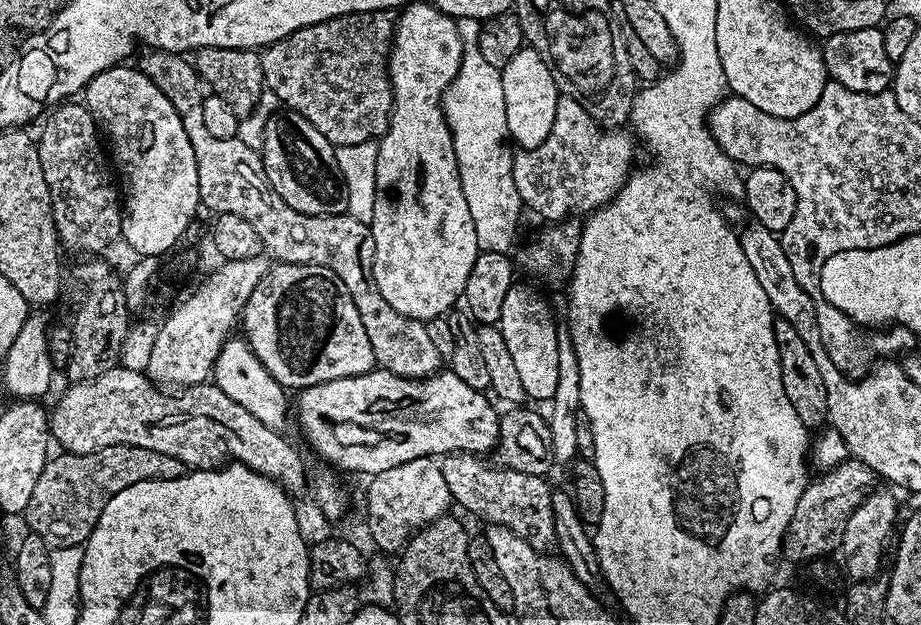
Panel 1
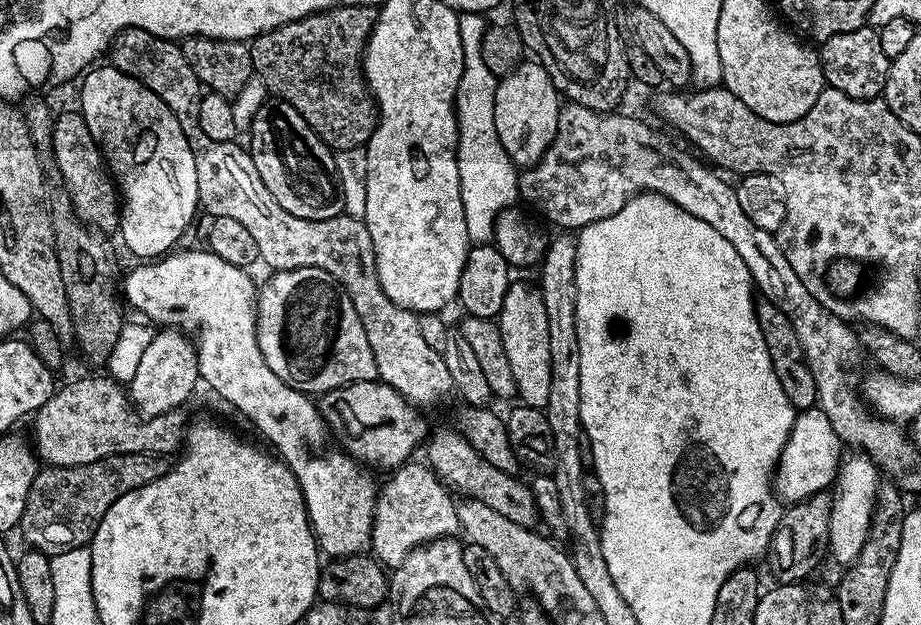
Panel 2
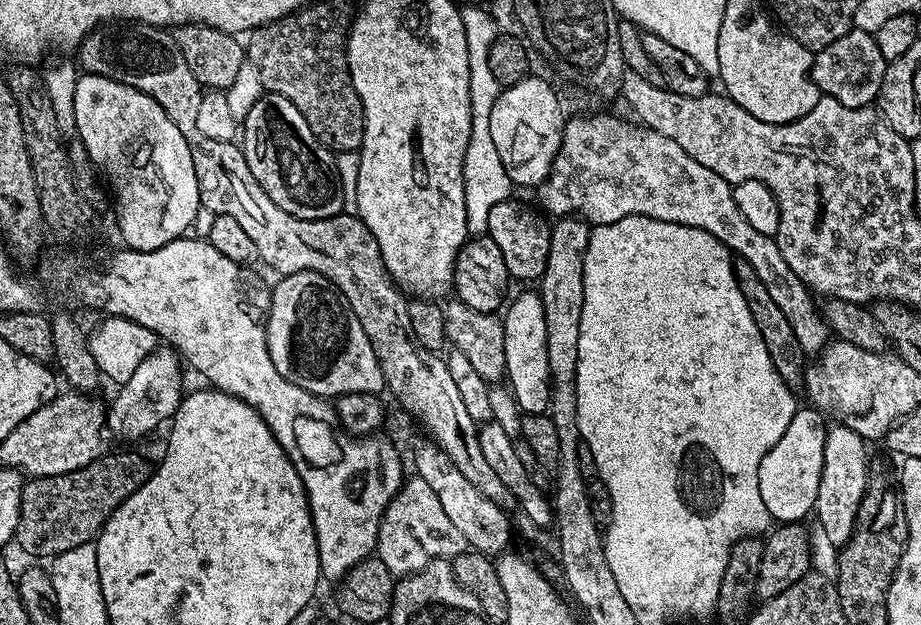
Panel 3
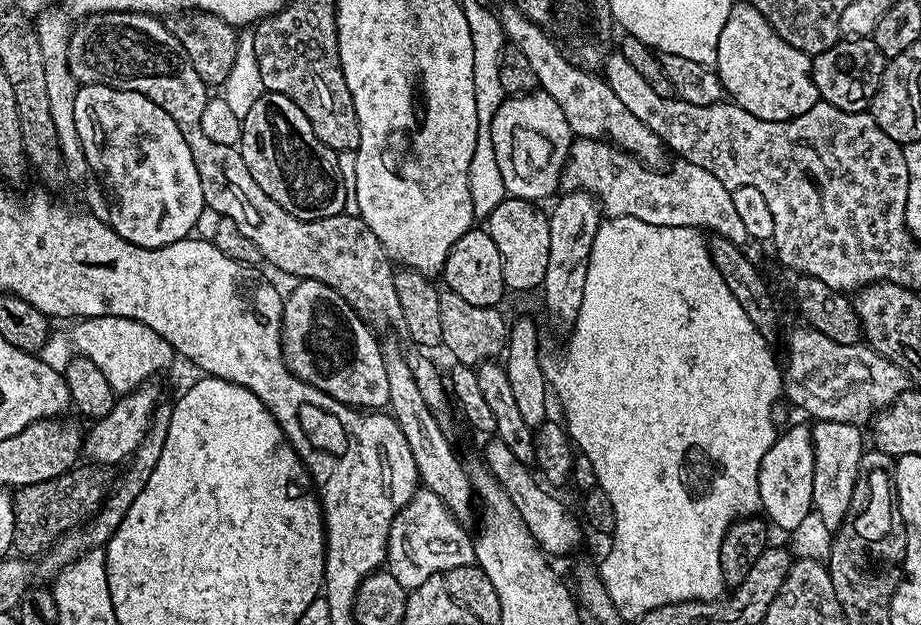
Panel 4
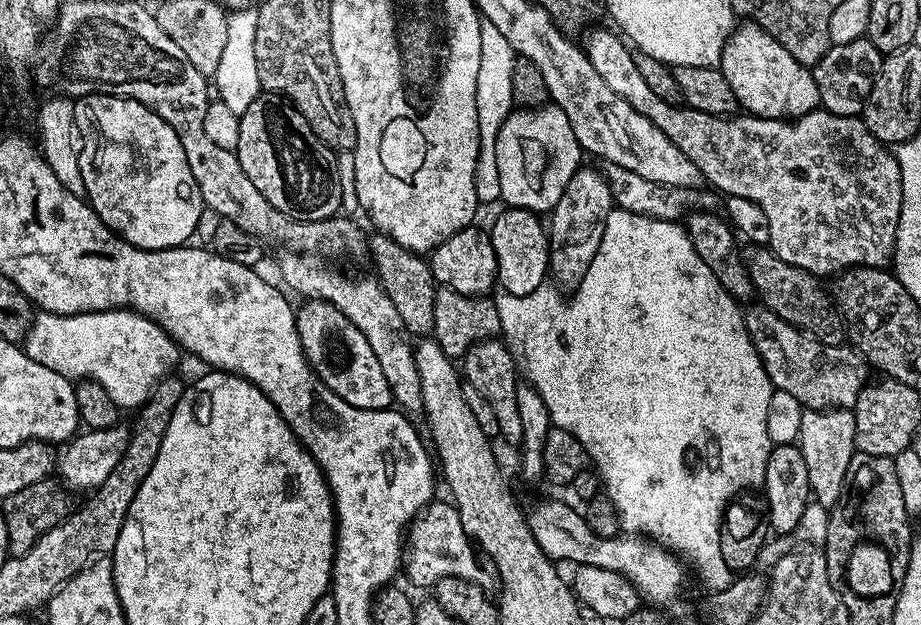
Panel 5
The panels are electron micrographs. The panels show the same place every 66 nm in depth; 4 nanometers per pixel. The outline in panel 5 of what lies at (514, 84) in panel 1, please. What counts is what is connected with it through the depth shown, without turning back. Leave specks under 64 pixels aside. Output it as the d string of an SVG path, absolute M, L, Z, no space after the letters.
M549 102L543 108L517 107L502 122L502 130L498 130L496 139L496 154L494 159L498 162L498 182L500 183L499 199L505 200L504 204L509 208L521 208L522 210L537 214L551 213L552 207L562 198L570 178L581 167L582 149L578 138L574 138L574 129L570 126L570 118L562 114L562 110Z

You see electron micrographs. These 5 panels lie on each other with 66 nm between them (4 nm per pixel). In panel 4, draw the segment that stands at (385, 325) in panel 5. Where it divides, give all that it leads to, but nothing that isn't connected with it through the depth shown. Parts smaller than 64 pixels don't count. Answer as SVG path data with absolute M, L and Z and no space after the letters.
M392 344L383 345L384 362L386 364L386 382L390 382L390 398L388 408L390 415L396 419L402 434L406 434L406 442L414 453L414 464L418 466L420 484L429 488L450 510L450 514L461 522L468 522L474 516L474 493L469 471L460 466L460 460L443 432L441 421L426 406L422 392L418 390L418 382L414 382L414 374L409 357L404 357Z

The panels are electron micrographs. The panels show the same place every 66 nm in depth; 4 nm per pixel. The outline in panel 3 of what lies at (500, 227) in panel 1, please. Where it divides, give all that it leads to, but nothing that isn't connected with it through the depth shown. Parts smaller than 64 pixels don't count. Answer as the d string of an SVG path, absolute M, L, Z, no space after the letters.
M474 4L466 16L466 50L470 54L470 106L472 107L472 129L470 142L466 146L464 159L464 193L466 193L466 218L469 222L484 222L492 204L500 203L513 195L512 179L498 158L498 150L490 138L490 110L500 93L498 78L490 71L490 46L496 40L496 20L484 8Z

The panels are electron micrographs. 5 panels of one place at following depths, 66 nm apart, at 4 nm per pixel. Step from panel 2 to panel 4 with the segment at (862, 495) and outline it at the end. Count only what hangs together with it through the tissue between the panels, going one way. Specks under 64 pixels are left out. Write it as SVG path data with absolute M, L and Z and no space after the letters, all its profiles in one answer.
M818 420L811 425L813 454L814 454L814 484L812 508L822 516L826 526L835 530L840 527L854 494L856 479L860 473L860 460L866 454L866 436L855 424L846 422L830 422L829 420Z

